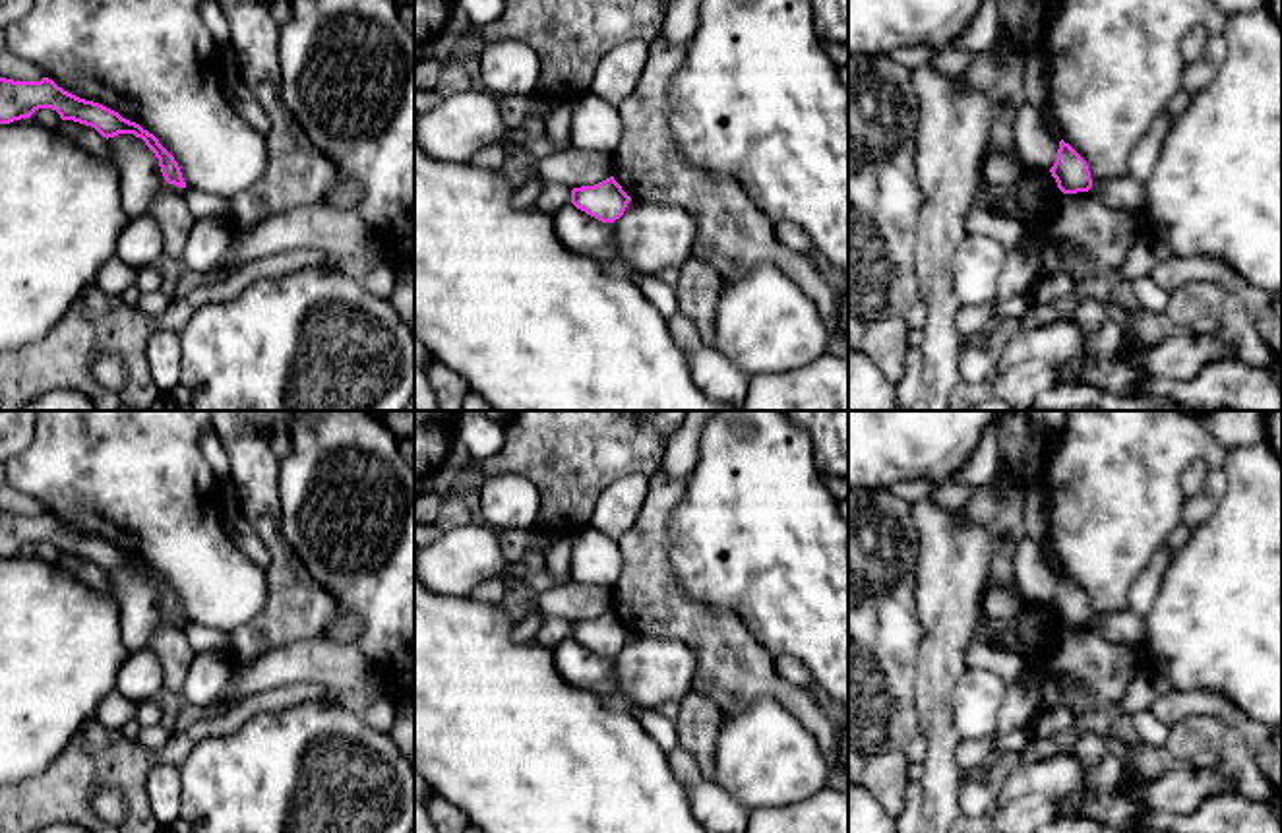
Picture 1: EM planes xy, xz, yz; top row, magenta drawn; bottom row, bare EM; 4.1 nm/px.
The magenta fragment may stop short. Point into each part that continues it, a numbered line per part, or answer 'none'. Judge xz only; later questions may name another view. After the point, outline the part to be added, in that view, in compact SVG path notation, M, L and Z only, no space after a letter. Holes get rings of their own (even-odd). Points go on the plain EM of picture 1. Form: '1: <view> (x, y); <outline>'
none

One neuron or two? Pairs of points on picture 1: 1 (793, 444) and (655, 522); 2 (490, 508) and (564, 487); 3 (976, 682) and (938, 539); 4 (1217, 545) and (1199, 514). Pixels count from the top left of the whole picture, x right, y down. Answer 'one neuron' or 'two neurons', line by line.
1: two neurons
2: two neurons
3: two neurons
4: two neurons

